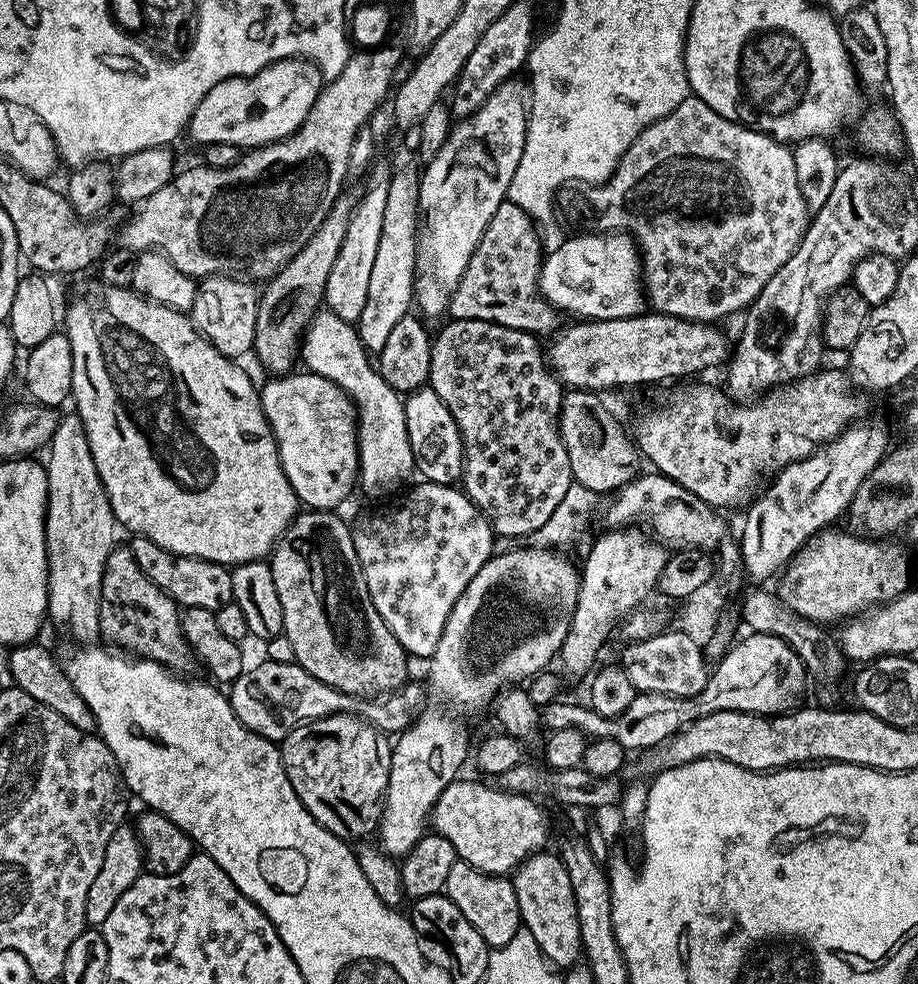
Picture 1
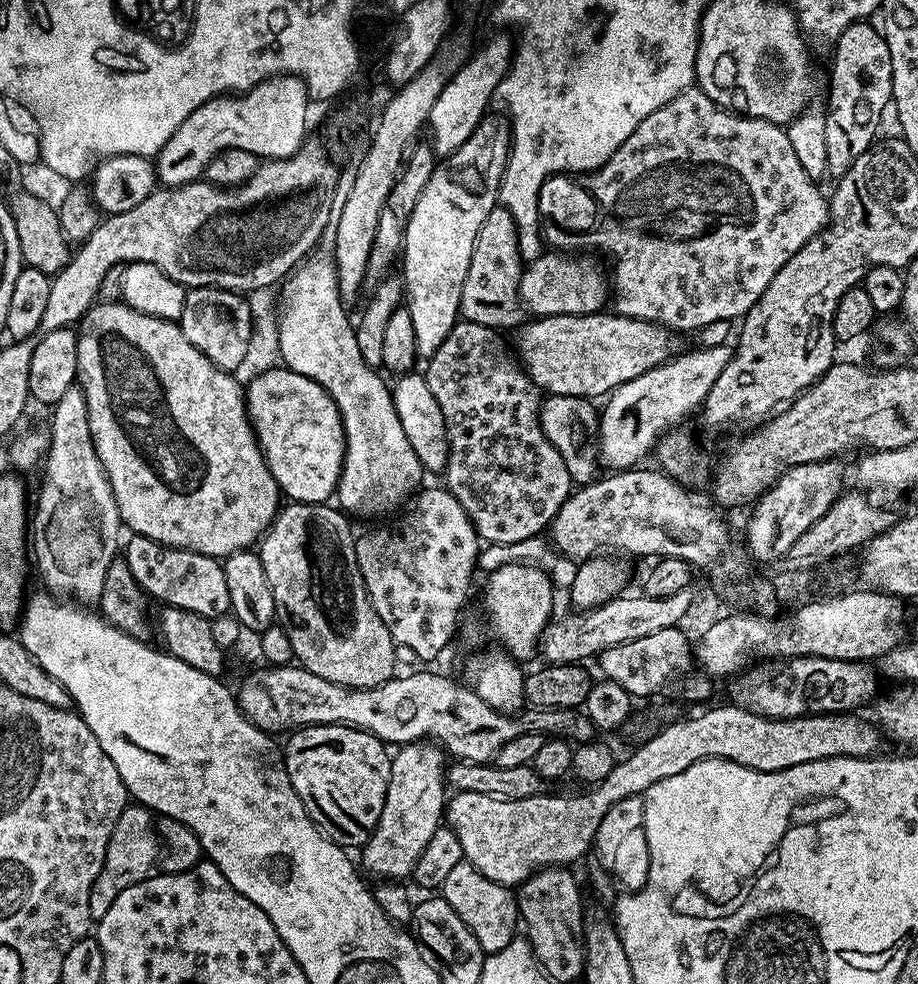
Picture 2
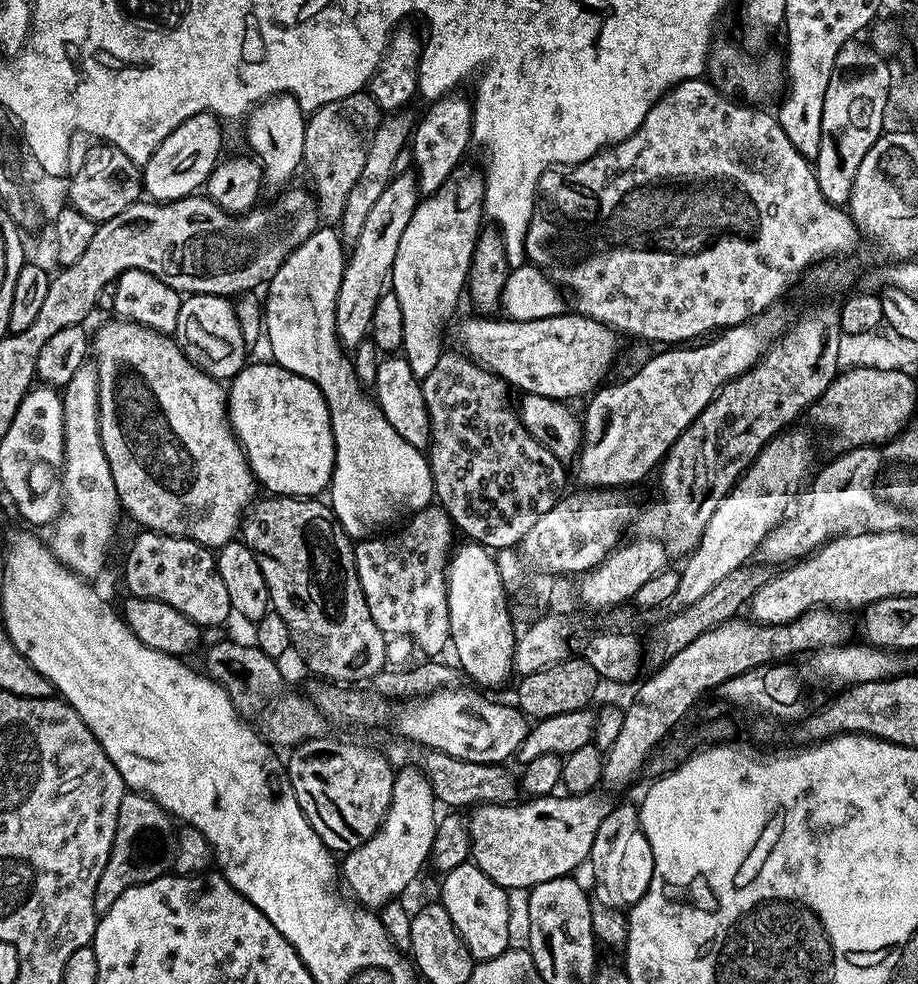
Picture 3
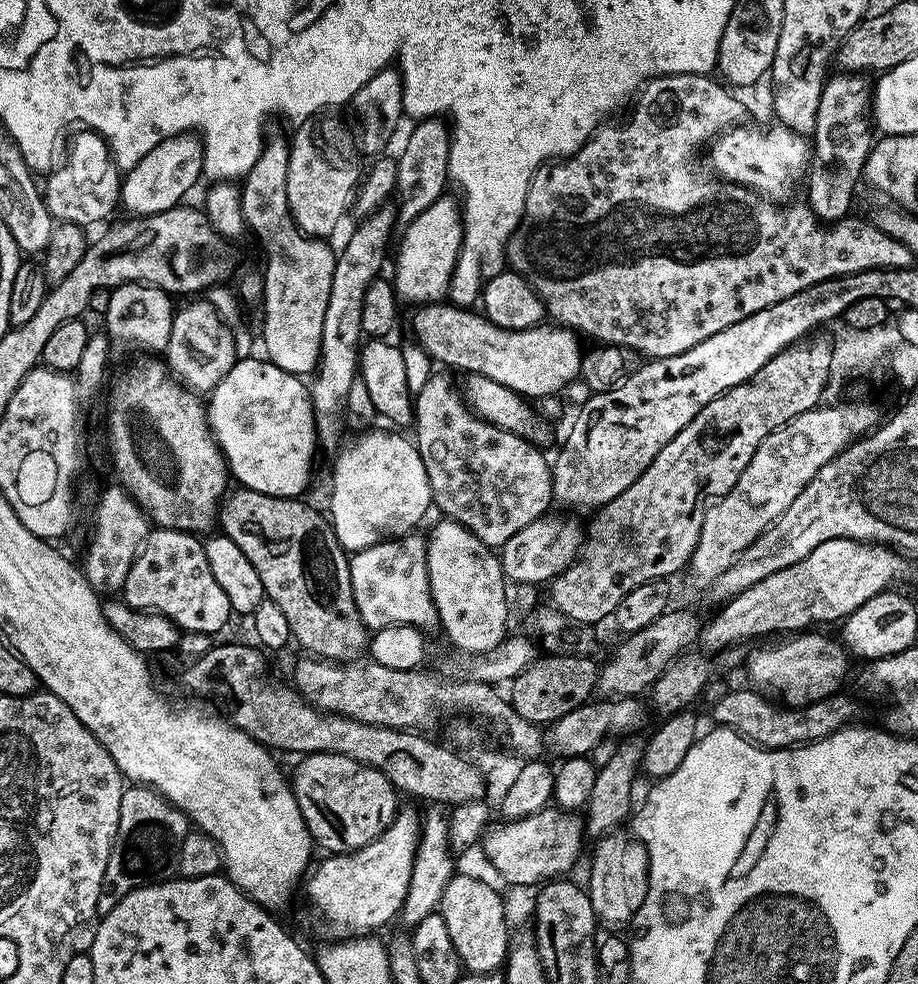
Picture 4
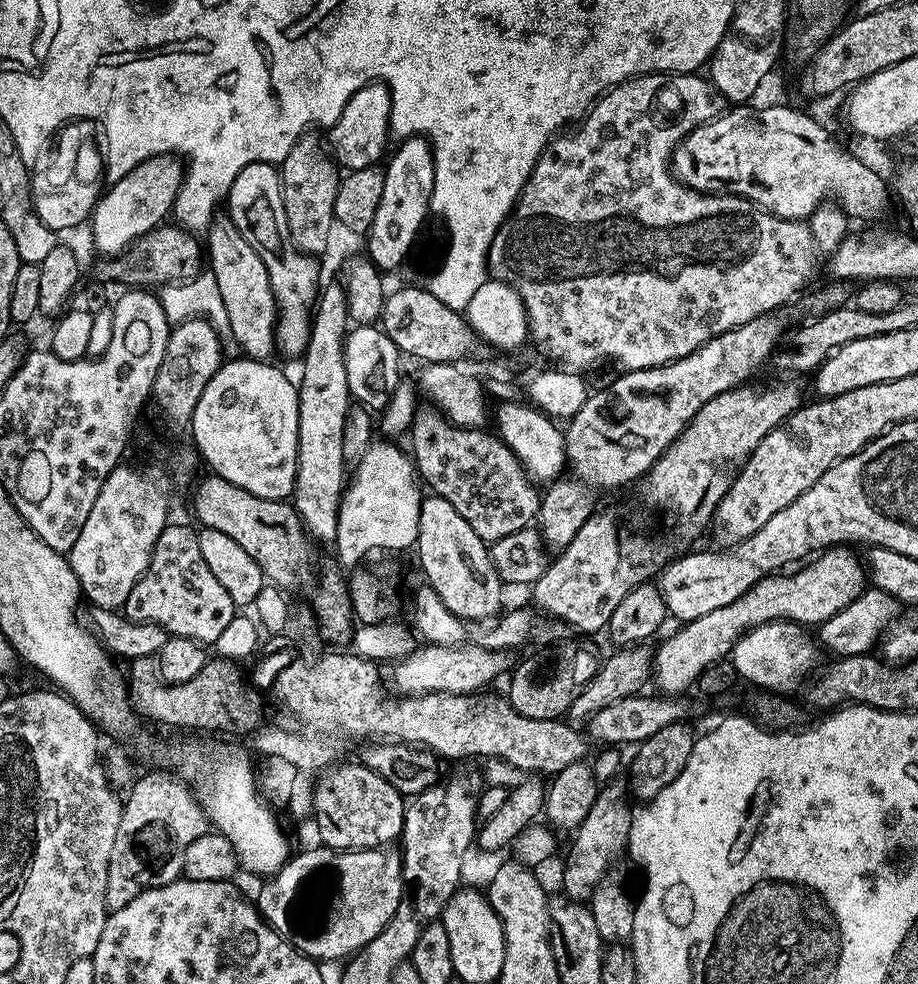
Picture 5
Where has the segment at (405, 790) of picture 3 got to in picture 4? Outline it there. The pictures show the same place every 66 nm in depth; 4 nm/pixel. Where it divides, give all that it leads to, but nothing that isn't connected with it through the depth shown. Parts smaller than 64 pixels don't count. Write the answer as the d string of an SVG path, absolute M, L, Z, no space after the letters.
M401 807L377 840L371 840L354 852L325 855L325 860L307 873L302 892L304 888L308 920L320 935L335 942L372 934L375 928L401 915L419 846L421 821L420 812Z

